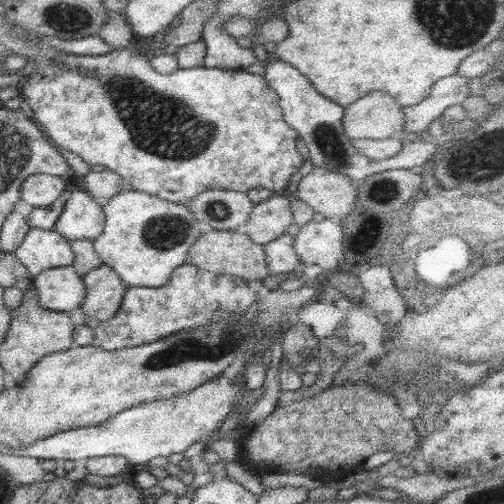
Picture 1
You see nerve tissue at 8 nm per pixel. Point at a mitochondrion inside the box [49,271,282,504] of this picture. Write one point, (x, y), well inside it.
(164, 359)

